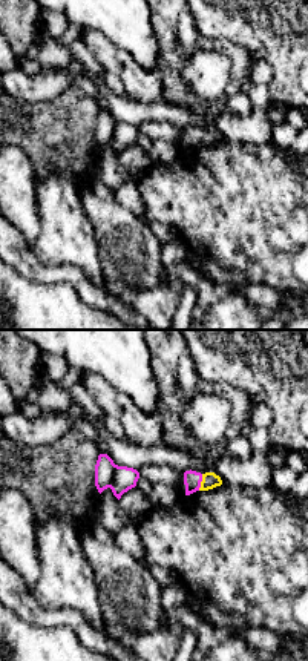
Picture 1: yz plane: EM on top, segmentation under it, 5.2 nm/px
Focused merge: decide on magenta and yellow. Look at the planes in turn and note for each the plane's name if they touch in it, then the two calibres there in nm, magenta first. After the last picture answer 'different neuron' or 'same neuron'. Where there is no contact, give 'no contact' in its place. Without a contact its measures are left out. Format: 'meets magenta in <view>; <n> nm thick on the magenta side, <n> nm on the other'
meets magenta in yz; 90 nm thick on the magenta side, 90 nm on the other

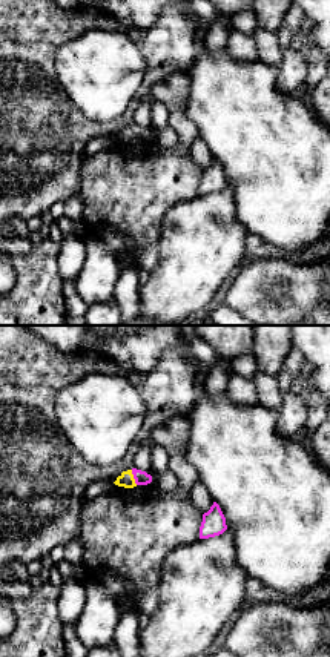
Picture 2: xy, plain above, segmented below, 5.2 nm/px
meets magenta in xy; 80 nm thick on the magenta side, 80 nm on the other

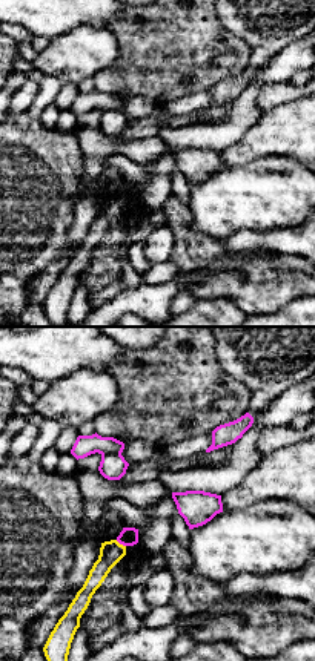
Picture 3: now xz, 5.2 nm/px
meets magenta in xz; 100 nm thick on the magenta side, 120 nm on the other

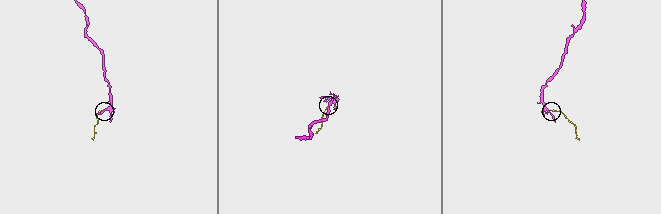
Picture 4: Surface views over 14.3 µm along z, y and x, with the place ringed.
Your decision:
same neuron

